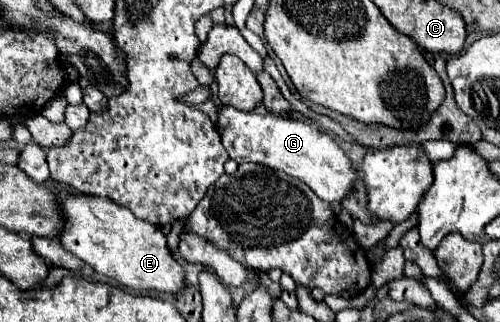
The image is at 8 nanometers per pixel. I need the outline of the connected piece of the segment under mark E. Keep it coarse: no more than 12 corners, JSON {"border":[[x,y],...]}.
{"border":[[57,193],[59,243],[131,289],[177,293],[159,227],[107,197]]}

